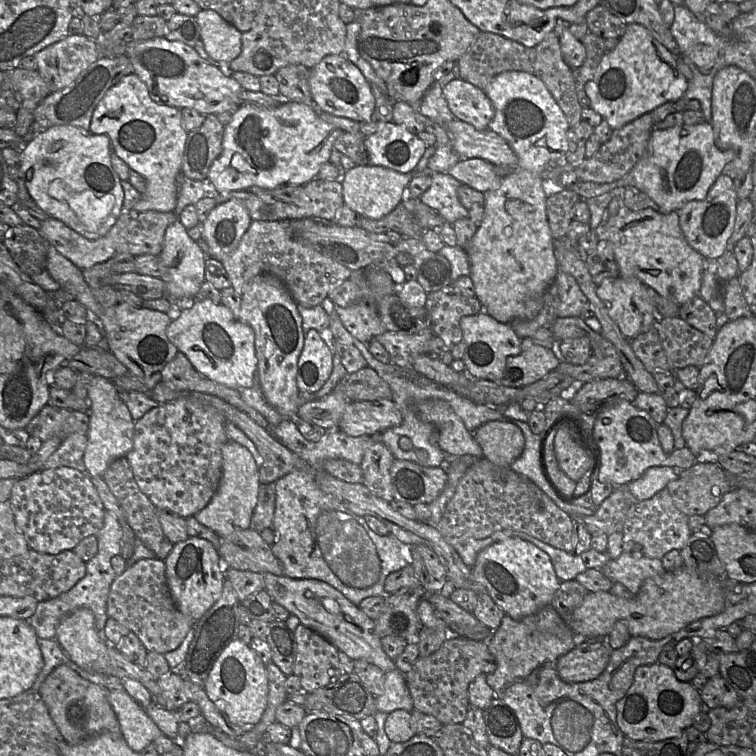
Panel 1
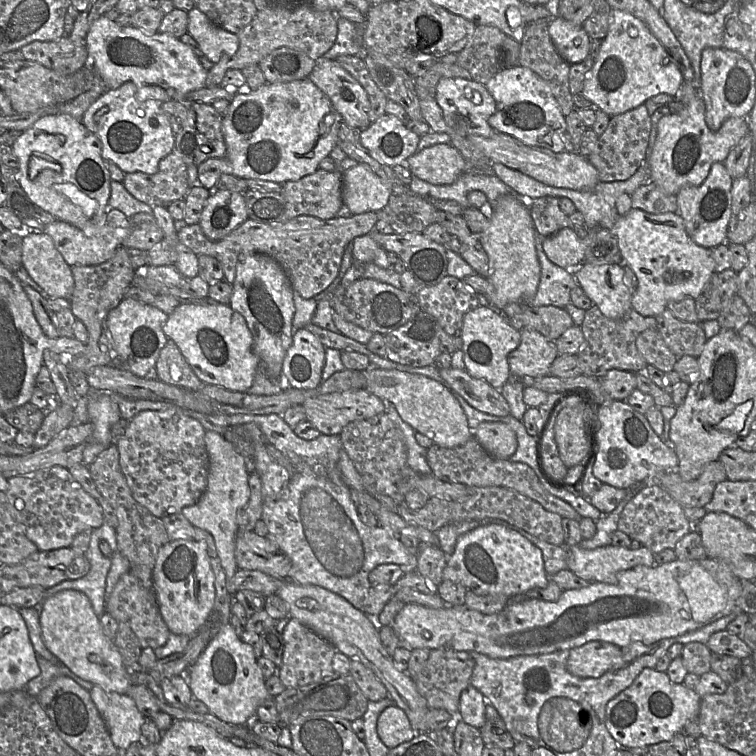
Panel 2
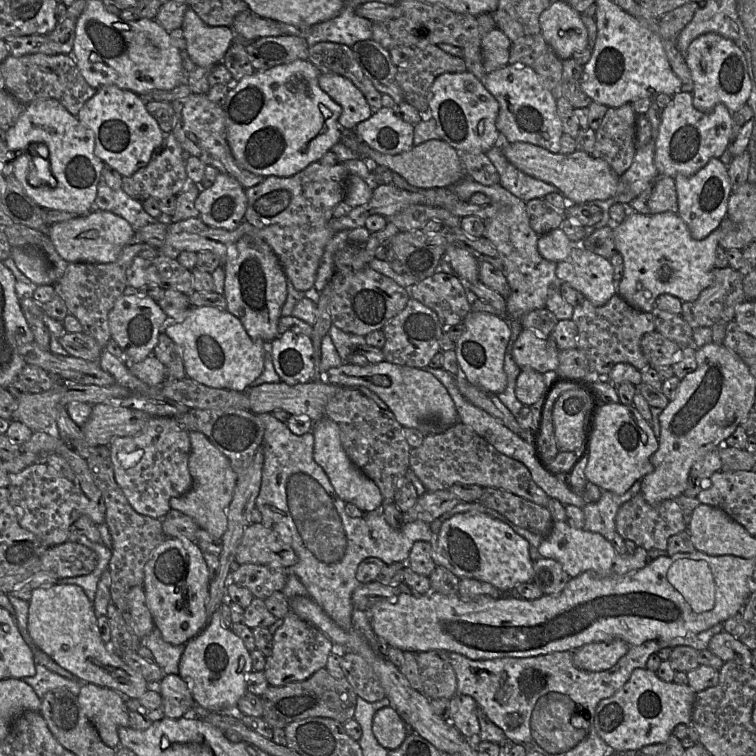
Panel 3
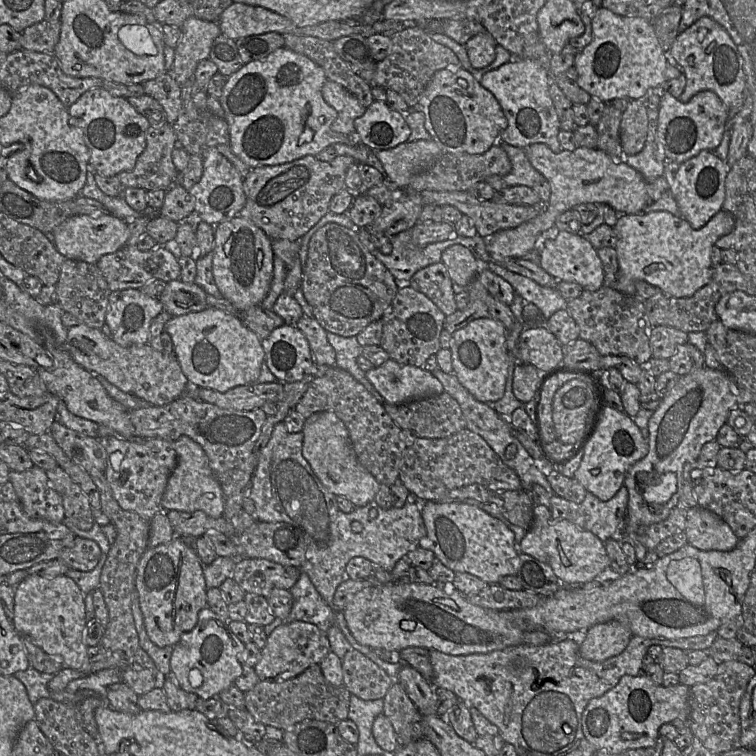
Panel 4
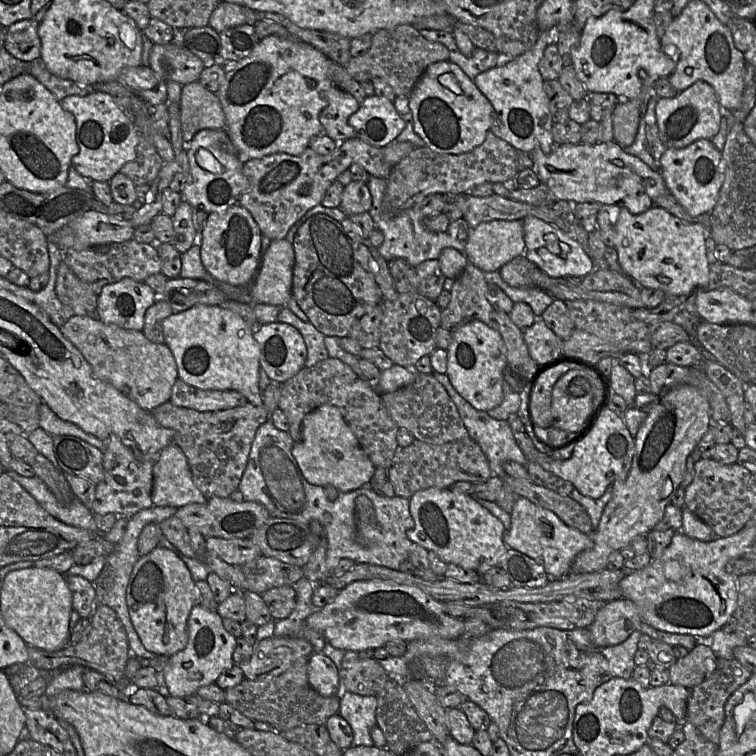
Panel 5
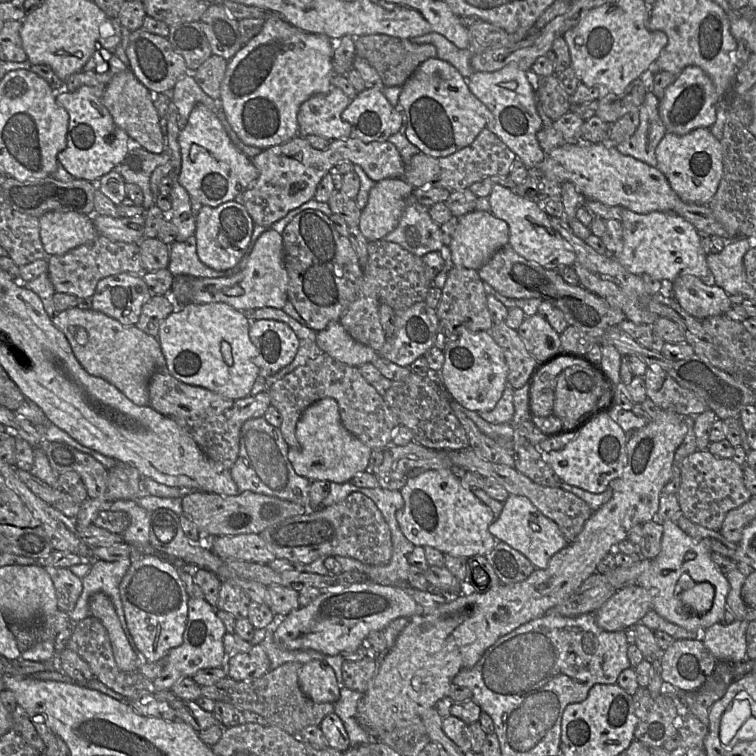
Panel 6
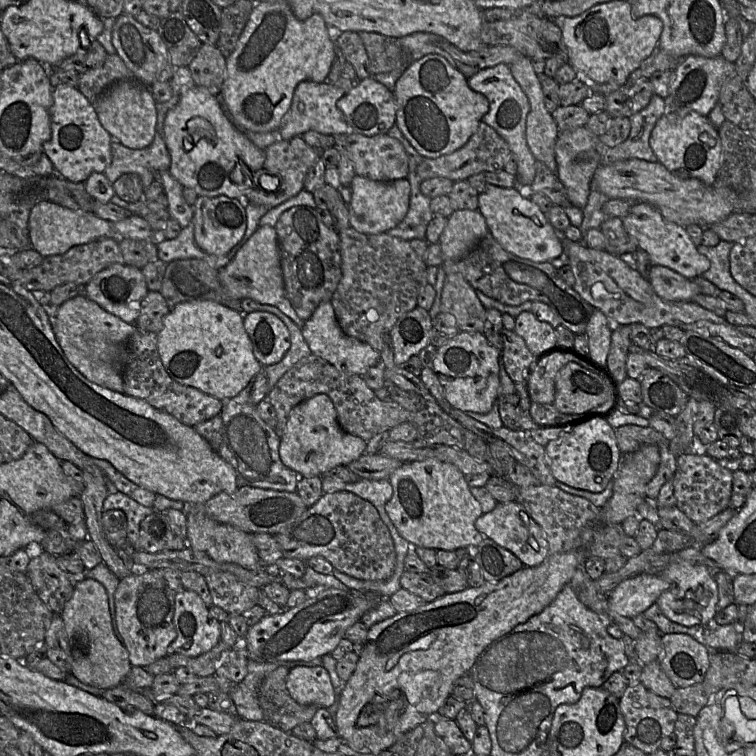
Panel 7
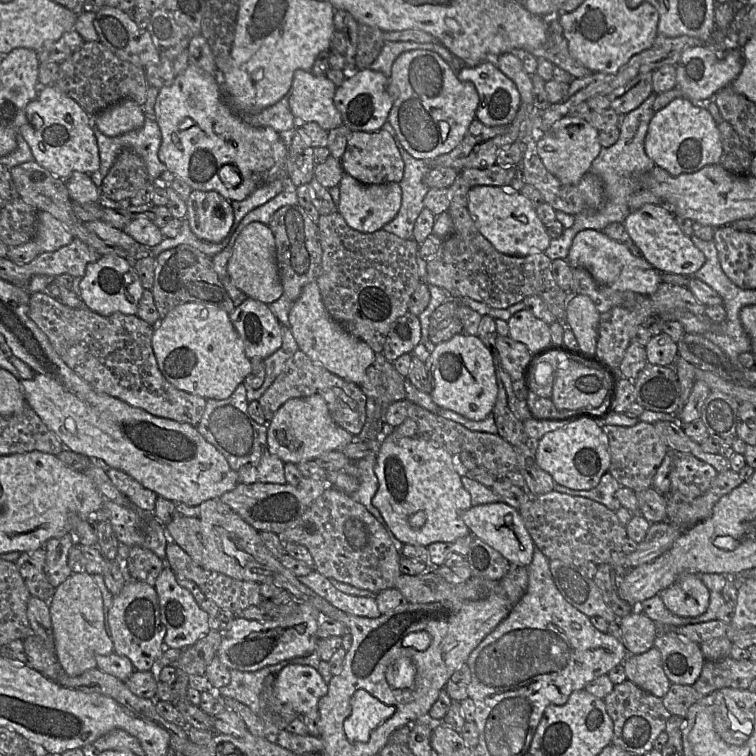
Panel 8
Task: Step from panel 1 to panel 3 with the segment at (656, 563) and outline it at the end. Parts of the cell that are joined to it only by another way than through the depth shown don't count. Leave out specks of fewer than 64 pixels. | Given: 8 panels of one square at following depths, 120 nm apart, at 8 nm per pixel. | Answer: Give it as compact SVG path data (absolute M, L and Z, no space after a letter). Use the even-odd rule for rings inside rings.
M554 521L551 531L543 537L538 547L539 554L544 558L557 560L562 565L564 571L575 578L586 571L593 571L597 575L624 575L632 571L645 567L648 550L638 546L634 554L618 554L610 541L601 534L577 529L570 526L565 521Z

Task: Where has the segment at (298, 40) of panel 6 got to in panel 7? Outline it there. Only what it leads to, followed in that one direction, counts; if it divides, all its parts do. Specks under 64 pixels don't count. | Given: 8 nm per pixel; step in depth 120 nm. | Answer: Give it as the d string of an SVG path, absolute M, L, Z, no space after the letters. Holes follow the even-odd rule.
M287 2L254 3L235 49L226 59L222 96L231 116L238 124L255 132L271 132L279 130L281 121L291 106L295 88L300 82L328 82L327 77L334 59L334 37L320 14L313 14L301 21L295 17Z

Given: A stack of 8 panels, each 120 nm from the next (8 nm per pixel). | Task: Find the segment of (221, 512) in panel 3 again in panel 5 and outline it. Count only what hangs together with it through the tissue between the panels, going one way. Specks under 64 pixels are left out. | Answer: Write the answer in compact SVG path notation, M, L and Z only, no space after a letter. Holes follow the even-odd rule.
M175 443L169 444L159 453L159 459L153 467L151 499L155 506L177 509L187 504L207 501L193 482L185 454Z

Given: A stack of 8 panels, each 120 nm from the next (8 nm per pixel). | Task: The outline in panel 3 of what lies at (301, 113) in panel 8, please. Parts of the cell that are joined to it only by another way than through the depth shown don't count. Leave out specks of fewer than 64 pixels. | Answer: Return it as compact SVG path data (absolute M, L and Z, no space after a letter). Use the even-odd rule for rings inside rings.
M321 73L318 84L341 106L338 124L342 128L353 129L373 114L363 93L349 79L338 74Z

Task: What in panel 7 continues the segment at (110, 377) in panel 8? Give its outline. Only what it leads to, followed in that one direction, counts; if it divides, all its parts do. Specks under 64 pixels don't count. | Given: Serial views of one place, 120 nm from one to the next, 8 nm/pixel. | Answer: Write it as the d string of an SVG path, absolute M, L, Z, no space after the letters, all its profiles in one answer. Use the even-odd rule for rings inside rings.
M136 329L127 342L127 360L122 370L124 389L128 396L141 399L164 411L185 425L196 424L220 415L224 402L202 391L179 384L165 370L157 347L157 334Z

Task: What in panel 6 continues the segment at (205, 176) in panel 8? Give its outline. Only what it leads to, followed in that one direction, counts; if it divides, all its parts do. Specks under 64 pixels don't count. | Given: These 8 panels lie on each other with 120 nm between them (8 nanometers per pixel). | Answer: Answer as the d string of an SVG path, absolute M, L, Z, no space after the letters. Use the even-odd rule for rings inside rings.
M197 104L191 111L187 124L180 130L178 143L181 167L177 182L203 205L217 207L235 200L258 178L251 158L232 143L216 113L203 104Z

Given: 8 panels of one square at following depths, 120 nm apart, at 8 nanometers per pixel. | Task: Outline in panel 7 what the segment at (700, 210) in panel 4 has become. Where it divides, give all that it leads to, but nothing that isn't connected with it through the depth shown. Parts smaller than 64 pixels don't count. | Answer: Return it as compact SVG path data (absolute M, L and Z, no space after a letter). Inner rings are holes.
M666 112L653 128L649 145L657 161L669 172L681 178L697 178L714 185L721 165L721 140L718 129L707 116L697 112L678 114Z

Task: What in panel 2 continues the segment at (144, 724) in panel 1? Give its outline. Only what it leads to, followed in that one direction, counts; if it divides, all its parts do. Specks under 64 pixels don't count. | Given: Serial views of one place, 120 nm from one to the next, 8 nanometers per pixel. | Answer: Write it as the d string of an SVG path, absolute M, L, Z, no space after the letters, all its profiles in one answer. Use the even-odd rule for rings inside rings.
M96 685L89 690L89 693L107 726L114 746L121 752L128 749L131 744L139 743L142 737L141 727L146 717L137 709L135 702L130 696L127 694L107 691Z

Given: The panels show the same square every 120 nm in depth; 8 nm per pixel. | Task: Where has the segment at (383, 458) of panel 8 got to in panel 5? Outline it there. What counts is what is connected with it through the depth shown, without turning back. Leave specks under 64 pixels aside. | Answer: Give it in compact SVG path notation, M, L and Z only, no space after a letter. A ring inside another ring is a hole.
M428 488L414 493L409 498L409 509L414 520L414 527L407 531L408 538L428 551L436 553L446 564L455 564L479 574L499 565L508 550L504 542L506 528L500 519L476 502L471 496L450 488Z

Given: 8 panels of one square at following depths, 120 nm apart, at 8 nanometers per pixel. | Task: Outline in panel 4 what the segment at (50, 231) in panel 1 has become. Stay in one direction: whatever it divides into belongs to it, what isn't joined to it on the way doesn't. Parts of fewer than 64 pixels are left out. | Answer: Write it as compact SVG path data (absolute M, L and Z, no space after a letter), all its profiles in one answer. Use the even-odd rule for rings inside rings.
M82 214L65 220L53 230L51 236L55 247L65 258L96 264L103 255L113 253L126 245L130 231L124 220L112 214Z

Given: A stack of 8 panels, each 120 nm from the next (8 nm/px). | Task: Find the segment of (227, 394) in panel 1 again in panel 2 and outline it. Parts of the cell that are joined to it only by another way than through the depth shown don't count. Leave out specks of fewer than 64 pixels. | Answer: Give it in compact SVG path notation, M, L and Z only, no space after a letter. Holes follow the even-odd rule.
M170 340L160 351L153 377L191 391L199 391L205 385L194 373L179 348Z

